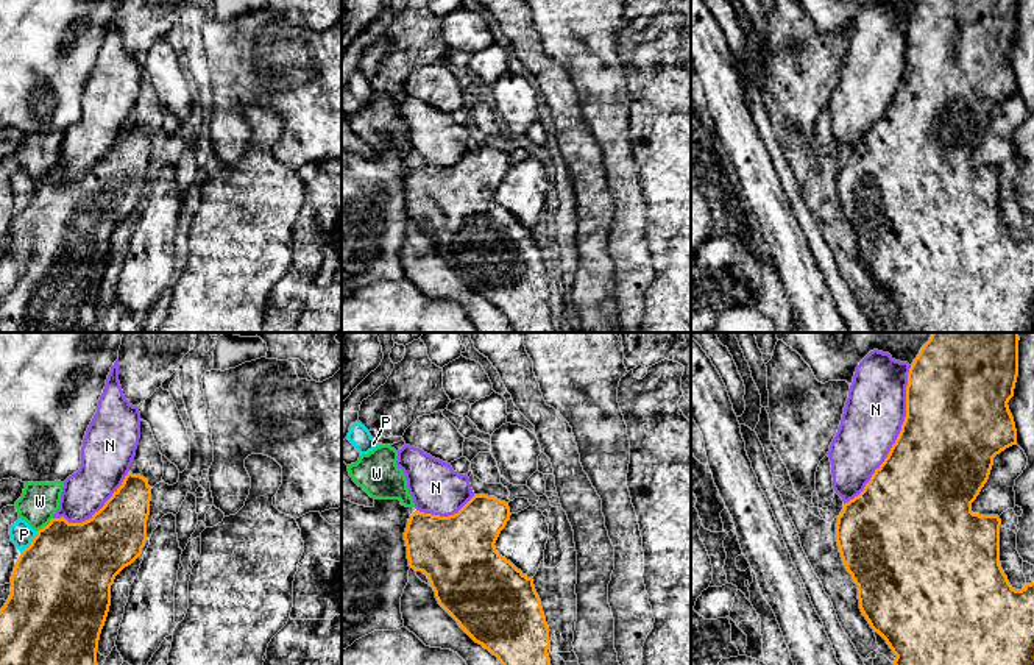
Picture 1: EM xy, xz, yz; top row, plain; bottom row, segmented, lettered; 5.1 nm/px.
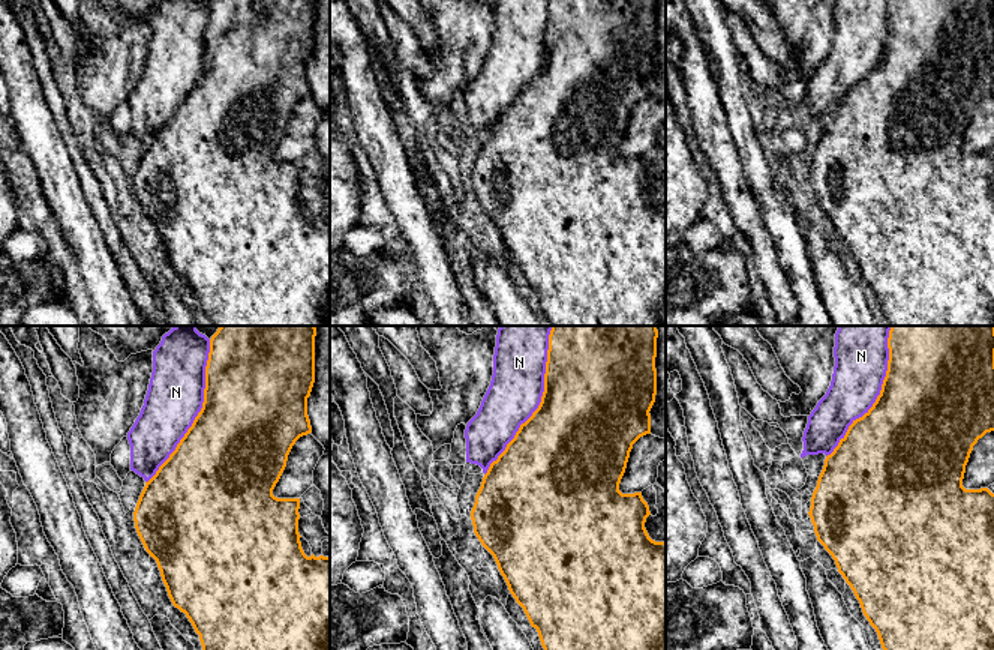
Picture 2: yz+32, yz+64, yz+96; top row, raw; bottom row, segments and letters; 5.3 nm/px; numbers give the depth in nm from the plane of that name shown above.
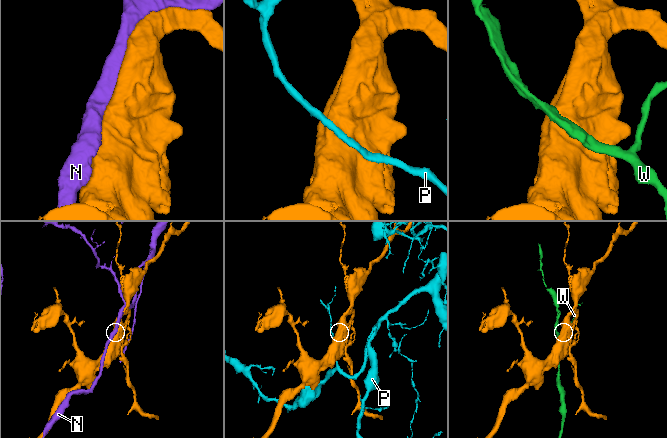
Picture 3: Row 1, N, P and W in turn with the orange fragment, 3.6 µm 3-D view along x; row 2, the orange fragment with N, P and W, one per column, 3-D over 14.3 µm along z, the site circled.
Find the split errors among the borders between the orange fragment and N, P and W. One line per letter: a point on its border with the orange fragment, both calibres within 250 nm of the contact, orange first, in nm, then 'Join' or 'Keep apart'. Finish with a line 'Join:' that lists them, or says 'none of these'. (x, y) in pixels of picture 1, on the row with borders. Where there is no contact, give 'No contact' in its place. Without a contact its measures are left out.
N: Touches orange at yz (897, 437). Thickness 500 nm (orange) against 320 nm. Keep apart
P: Touches orange at xy (31, 542). Thickness 500 nm (orange) against 120 nm. Keep apart
W: Touches orange at xy (47, 525). Thickness 460 nm (orange) against 200 nm. Keep apart
Join: none of these

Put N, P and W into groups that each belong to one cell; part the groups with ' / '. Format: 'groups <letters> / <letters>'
groups N / P / W

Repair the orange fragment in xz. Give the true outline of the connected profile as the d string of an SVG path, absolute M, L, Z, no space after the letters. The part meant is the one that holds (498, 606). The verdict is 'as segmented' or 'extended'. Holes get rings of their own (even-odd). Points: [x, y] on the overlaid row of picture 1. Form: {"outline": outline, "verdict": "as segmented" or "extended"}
{"outline": "M474 495L449 517L415 510L404 532L409 567L427 576L438 604L502 665L551 665L549 626L533 579L494 546L510 515L508 503L488 495Z", "verdict": "as segmented"}

